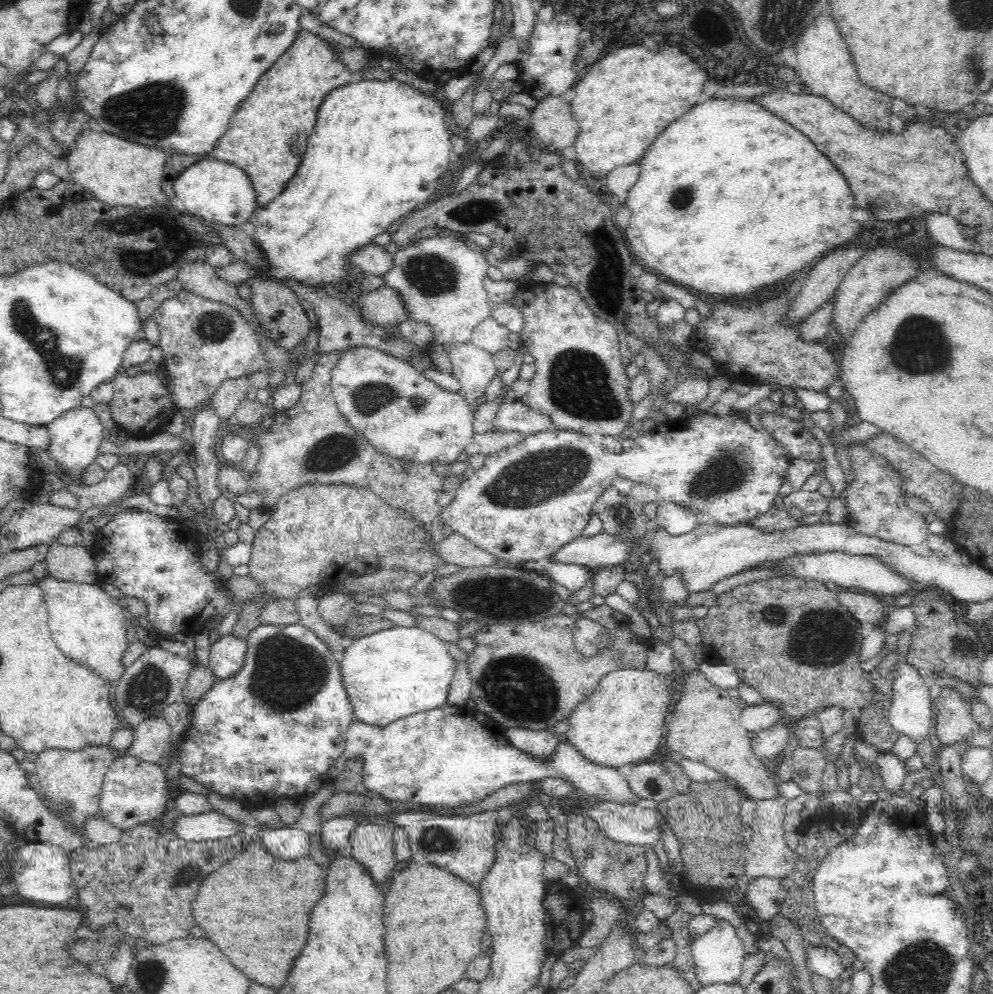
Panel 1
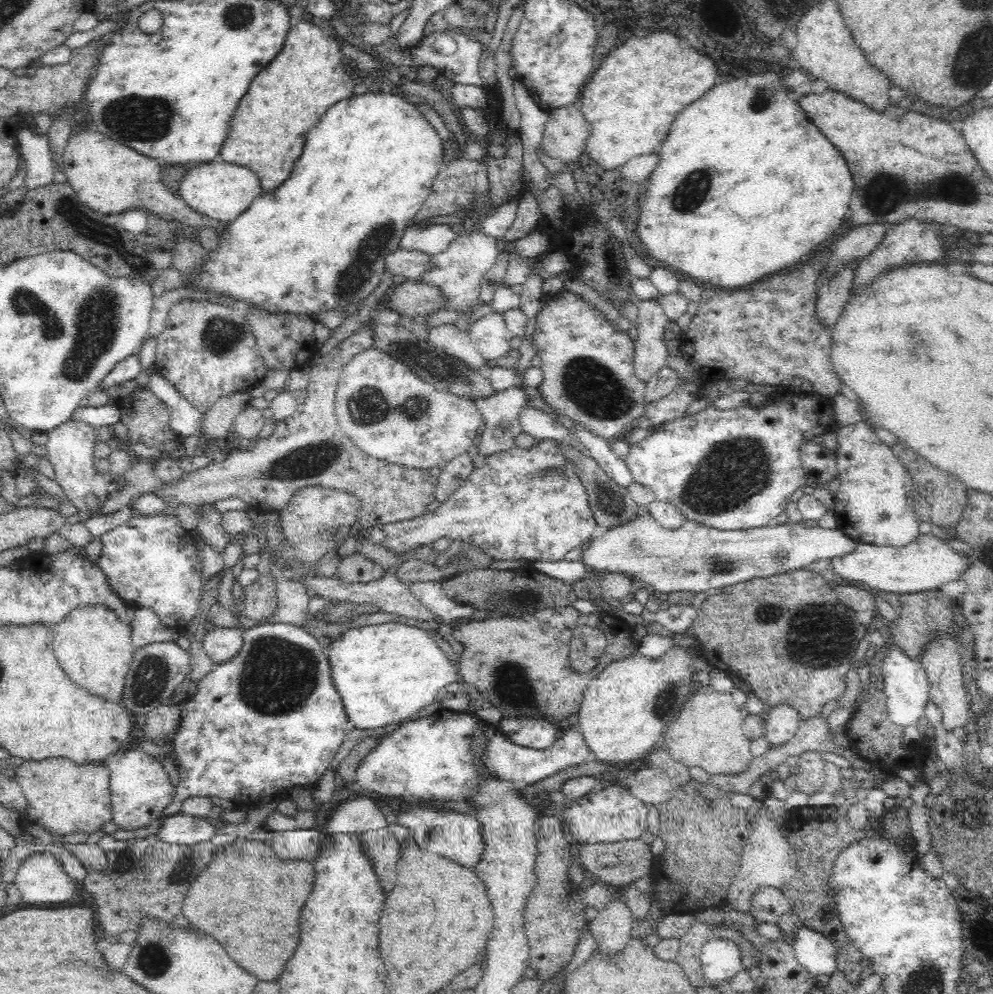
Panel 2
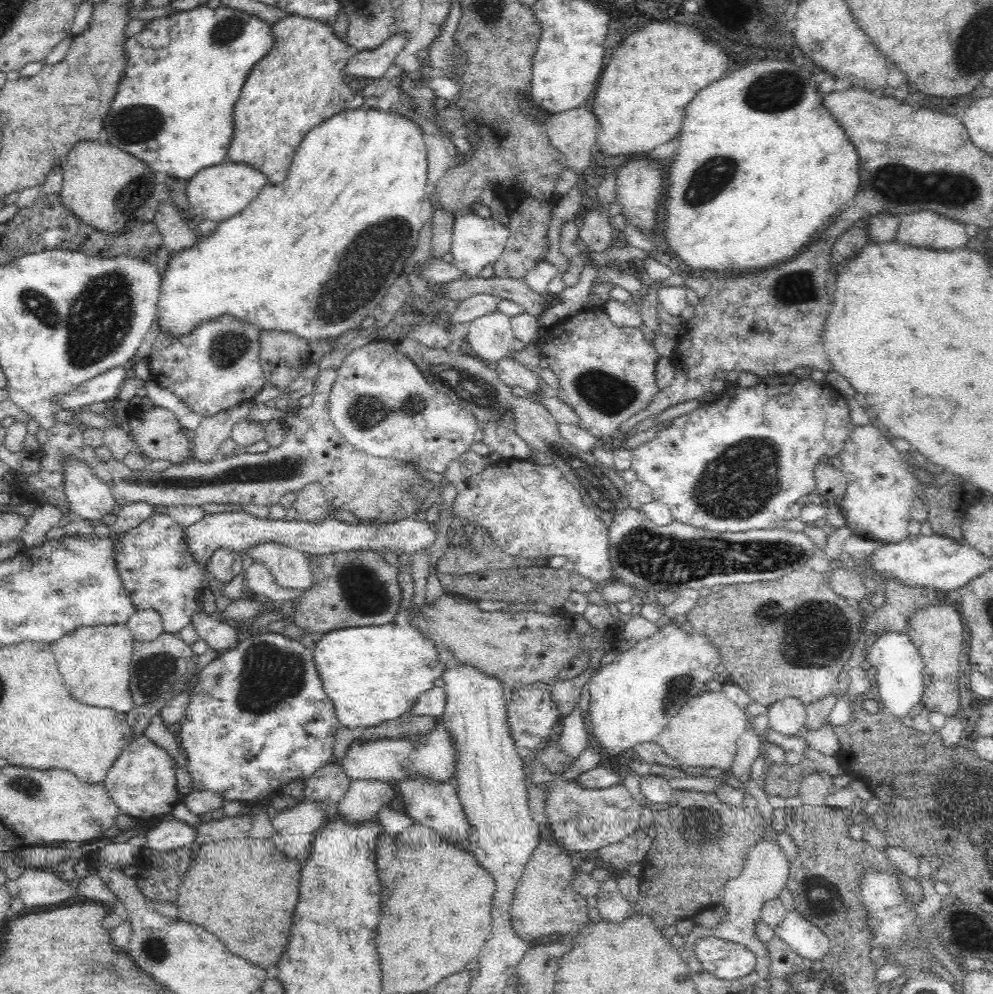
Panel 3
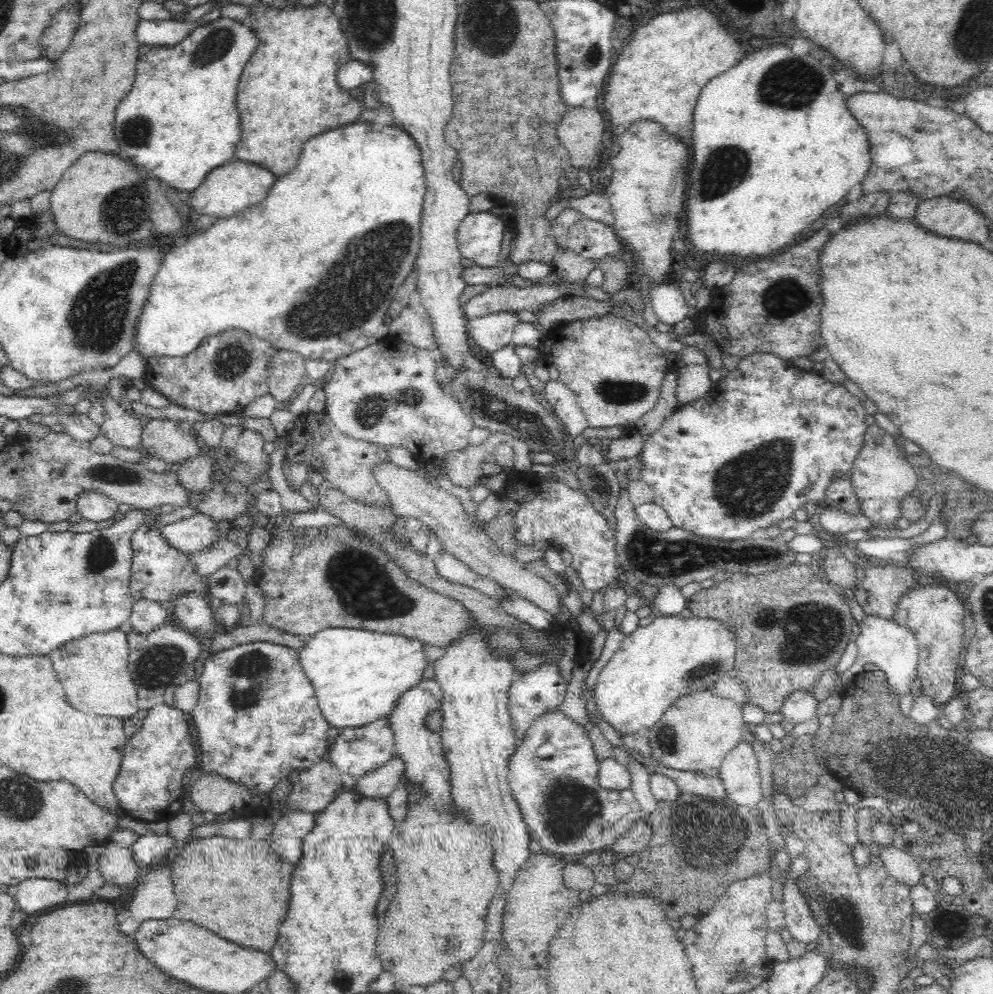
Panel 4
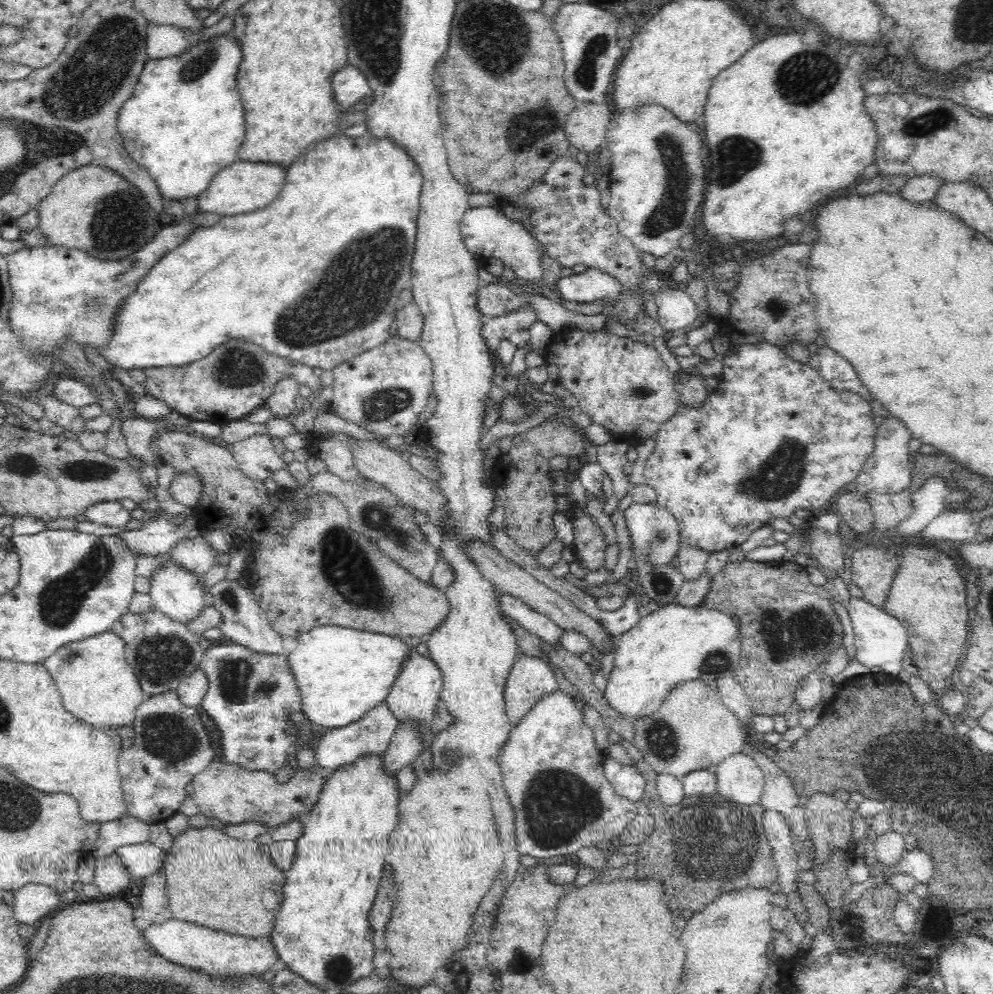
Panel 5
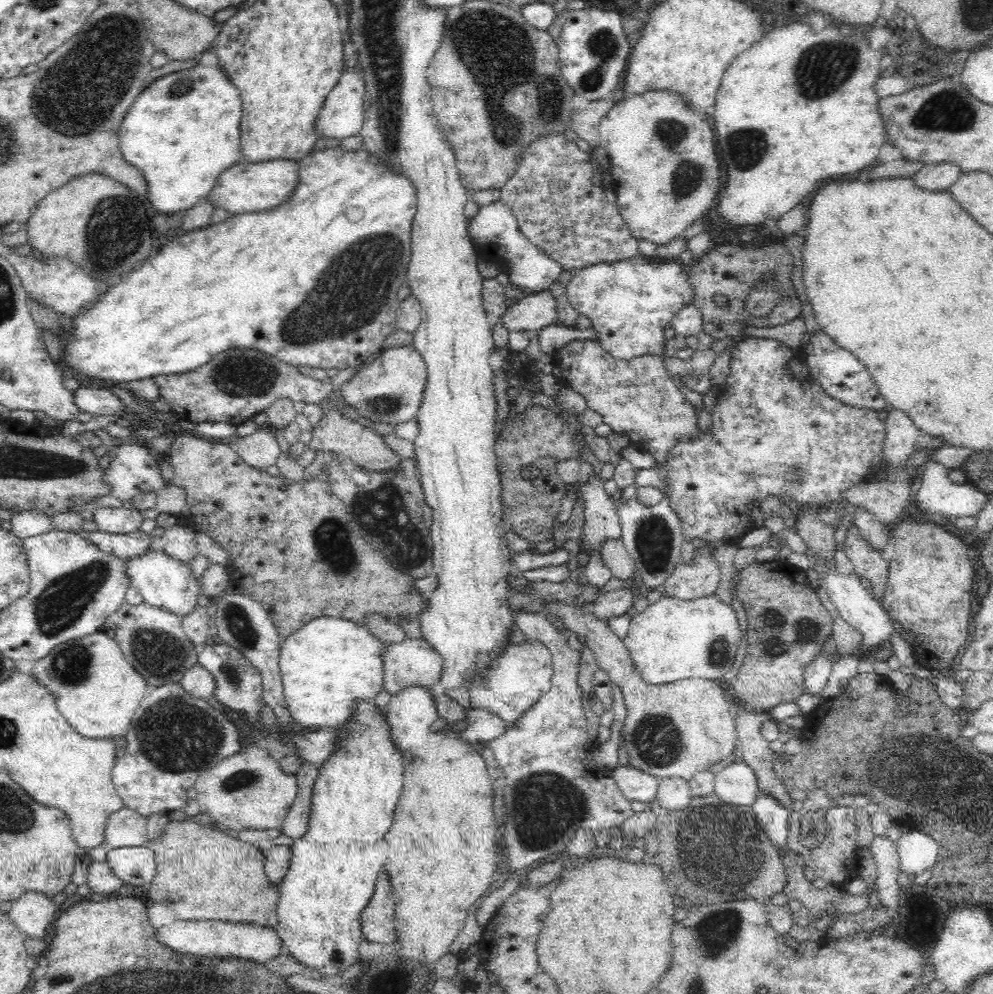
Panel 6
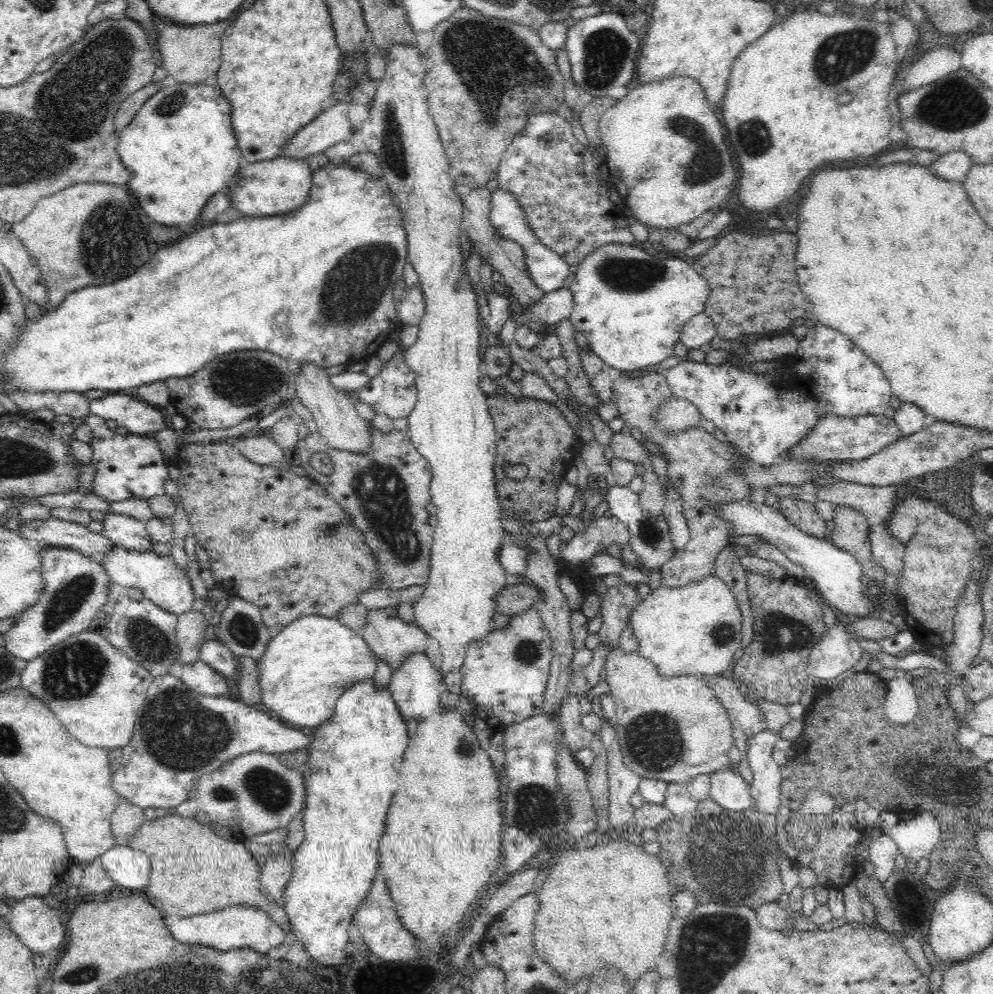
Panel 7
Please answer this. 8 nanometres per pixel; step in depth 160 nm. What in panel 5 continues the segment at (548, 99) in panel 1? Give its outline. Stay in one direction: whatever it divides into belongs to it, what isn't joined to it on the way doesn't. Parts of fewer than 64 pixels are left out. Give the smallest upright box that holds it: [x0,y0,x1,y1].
[564,104,610,154]

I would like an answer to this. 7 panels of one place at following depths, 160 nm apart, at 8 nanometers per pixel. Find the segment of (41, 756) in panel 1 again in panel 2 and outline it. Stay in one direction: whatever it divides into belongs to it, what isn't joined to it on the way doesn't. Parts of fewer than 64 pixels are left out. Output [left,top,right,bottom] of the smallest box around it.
[14,756,112,837]

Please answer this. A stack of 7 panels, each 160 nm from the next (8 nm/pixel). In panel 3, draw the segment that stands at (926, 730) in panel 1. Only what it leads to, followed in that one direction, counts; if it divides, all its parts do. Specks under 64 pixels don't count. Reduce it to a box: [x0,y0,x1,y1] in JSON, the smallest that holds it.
[868,632,925,720]

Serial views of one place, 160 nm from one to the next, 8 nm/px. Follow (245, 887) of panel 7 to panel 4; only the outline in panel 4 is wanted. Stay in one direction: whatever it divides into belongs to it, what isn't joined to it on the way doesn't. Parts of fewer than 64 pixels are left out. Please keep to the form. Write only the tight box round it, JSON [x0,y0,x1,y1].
[172,836,295,952]

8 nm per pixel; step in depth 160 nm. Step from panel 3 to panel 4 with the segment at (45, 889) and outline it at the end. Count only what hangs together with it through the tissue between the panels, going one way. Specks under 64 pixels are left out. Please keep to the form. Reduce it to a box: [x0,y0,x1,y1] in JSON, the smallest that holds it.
[16,877,68,914]

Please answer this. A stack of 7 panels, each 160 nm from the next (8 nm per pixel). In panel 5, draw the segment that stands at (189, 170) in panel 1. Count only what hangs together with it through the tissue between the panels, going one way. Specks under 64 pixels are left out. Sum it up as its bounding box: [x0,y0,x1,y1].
[194,158,286,217]

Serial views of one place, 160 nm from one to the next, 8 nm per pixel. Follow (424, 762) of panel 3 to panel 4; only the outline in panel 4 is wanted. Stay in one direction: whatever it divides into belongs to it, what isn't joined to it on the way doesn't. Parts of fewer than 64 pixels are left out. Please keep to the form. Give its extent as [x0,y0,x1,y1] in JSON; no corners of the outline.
[327,718,395,777]

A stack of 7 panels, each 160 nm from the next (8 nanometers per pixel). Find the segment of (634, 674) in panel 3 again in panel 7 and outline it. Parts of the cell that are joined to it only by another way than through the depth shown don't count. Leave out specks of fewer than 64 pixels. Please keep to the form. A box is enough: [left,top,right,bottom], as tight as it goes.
[629,576,743,677]

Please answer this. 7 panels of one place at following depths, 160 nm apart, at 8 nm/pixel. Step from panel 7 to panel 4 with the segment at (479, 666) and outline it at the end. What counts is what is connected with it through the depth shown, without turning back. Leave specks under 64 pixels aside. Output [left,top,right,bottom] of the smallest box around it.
[509,665,570,740]

